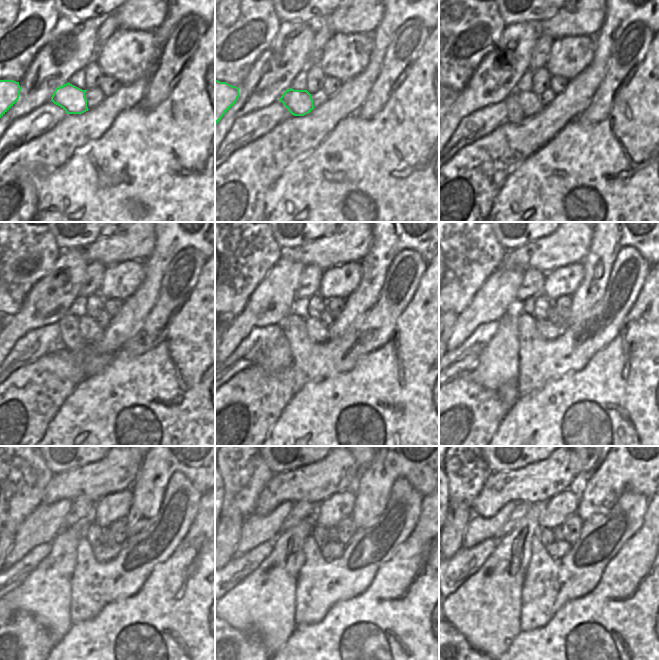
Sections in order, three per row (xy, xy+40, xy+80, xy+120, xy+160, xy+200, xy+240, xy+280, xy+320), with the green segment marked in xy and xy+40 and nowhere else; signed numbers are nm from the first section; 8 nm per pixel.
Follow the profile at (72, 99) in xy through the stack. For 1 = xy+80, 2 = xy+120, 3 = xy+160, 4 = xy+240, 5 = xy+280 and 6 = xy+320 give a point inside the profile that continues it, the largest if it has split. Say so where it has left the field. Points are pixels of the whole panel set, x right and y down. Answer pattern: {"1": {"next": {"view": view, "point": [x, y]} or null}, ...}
{"1": {"next": {"view": "xy+80", "point": [529, 102]}}, "2": {"next": {"view": "xy+120", "point": [90, 330]}}, "3": {"next": {"view": "xy+160", "point": [318, 332]}}, "4": {"next": {"view": "xy+240", "point": [100, 554]}}, "5": {"next": {"view": "xy+280", "point": [326, 553]}}, "6": {"next": {"view": "xy+320", "point": [549, 549]}}}

